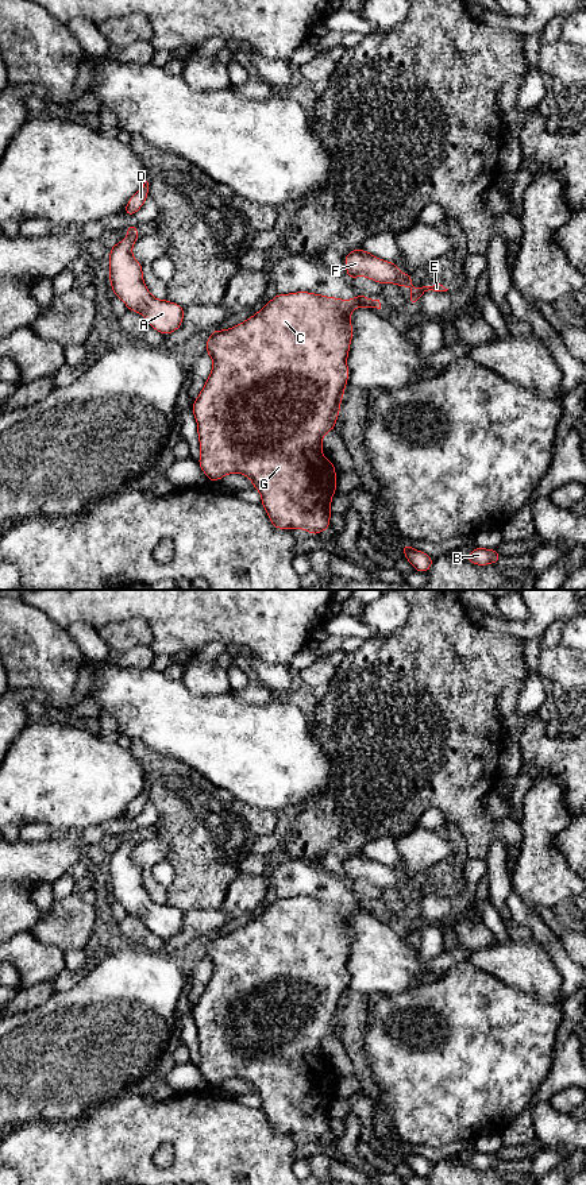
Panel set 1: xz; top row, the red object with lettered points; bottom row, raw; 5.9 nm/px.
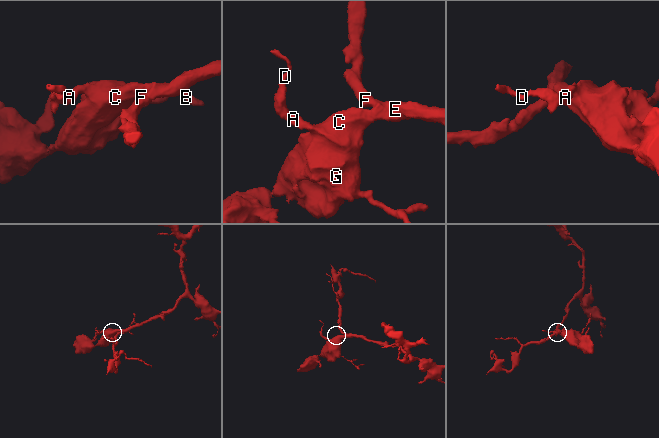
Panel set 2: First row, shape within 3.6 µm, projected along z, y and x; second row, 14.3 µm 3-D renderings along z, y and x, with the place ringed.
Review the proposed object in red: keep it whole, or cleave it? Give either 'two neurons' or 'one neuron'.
one neuron

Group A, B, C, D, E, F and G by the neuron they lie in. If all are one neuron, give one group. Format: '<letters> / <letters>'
A B C D E F G

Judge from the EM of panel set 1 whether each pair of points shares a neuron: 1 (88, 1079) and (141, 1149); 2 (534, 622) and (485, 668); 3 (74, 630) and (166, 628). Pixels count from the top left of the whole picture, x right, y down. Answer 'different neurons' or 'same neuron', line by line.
1: different neurons
2: different neurons
3: different neurons

